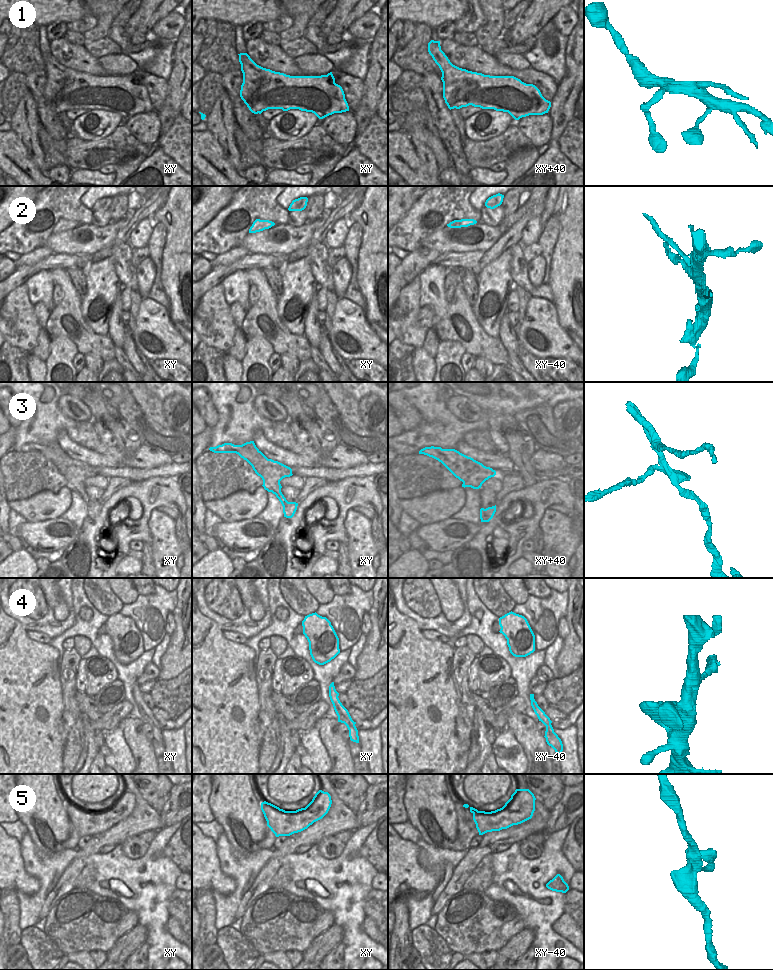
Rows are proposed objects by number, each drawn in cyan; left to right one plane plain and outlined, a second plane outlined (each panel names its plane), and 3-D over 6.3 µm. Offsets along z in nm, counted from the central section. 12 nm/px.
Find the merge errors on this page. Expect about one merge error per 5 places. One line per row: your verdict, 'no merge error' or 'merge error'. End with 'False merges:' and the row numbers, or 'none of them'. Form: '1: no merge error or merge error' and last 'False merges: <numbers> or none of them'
1: no merge error
2: no merge error
3: merge error
4: no merge error
5: no merge error
False merges: 3

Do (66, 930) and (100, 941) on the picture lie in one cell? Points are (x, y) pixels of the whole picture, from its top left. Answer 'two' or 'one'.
one

